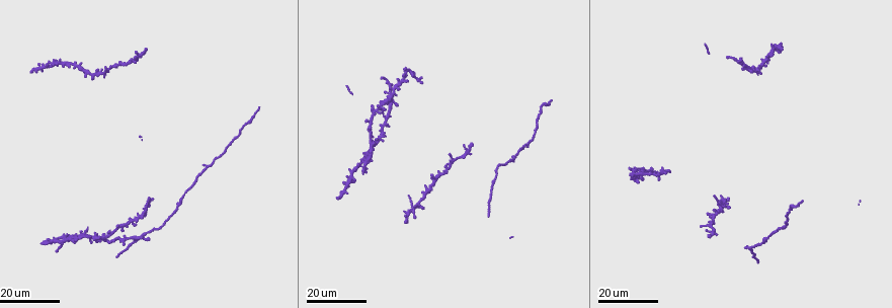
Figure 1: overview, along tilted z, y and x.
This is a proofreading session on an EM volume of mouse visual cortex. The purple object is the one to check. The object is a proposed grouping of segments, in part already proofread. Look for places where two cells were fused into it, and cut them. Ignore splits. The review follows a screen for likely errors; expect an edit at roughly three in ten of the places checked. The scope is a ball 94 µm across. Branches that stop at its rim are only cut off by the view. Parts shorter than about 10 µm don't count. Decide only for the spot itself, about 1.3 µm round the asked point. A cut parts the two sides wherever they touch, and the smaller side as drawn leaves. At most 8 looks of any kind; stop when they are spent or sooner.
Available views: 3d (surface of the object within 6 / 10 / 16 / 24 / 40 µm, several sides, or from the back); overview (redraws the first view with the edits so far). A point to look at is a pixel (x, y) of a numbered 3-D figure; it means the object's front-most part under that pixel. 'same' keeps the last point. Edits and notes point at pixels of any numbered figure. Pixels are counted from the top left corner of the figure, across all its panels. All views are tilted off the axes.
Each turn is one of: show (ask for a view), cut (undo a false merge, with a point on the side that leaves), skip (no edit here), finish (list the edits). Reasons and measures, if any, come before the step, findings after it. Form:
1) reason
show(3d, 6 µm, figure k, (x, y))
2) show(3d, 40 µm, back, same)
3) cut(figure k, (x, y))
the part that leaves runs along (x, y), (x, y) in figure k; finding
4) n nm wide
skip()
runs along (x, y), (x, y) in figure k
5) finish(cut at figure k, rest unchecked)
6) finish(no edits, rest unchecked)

looks like a crossing
show(3d, 16 µm, figure 1, (416, 206))

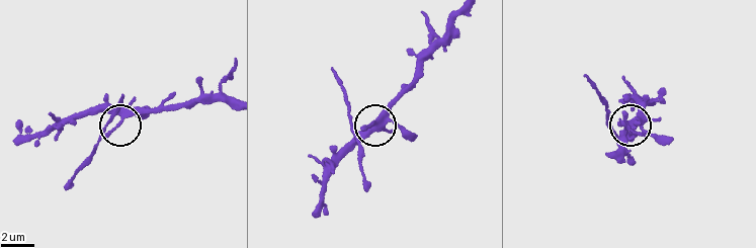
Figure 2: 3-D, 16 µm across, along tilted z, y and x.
show(3d, 10 µm, figure 2, (122, 113))

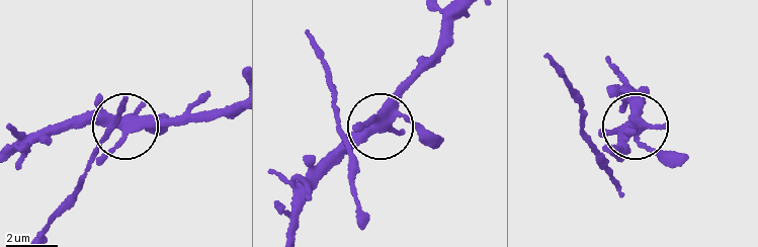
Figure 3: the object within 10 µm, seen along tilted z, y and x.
5 arms
skip()
one cell here

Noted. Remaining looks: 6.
arms run side by side
show(3d, 16 µm, figure 1, (426, 192))

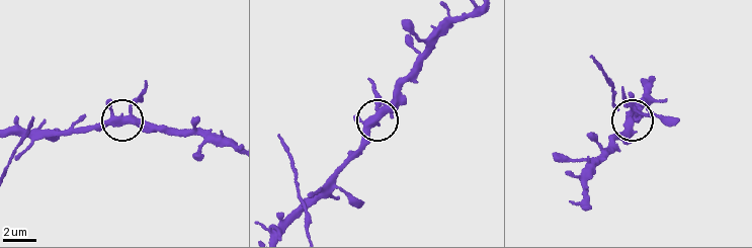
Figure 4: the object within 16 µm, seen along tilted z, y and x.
closer look
show(3d, 6 µm, figure 4, (130, 121))

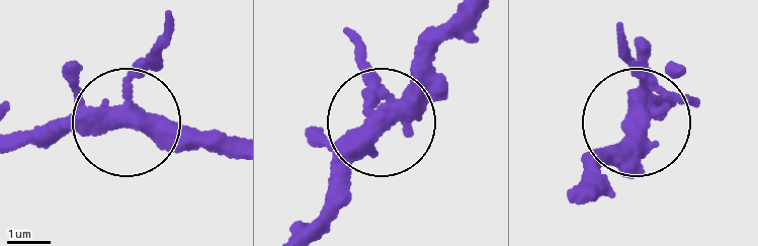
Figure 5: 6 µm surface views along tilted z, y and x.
4 arms
skip()
continuous, no second cell

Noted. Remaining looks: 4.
four or more arms meet
show(3d, 16 µm, figure 1, (744, 66))

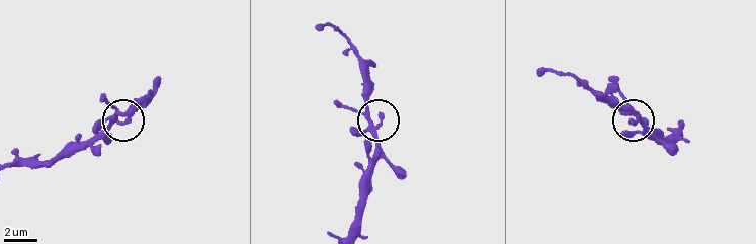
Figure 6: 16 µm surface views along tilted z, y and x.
zoom in
show(3d, 6 µm, figure 6, (376, 132))

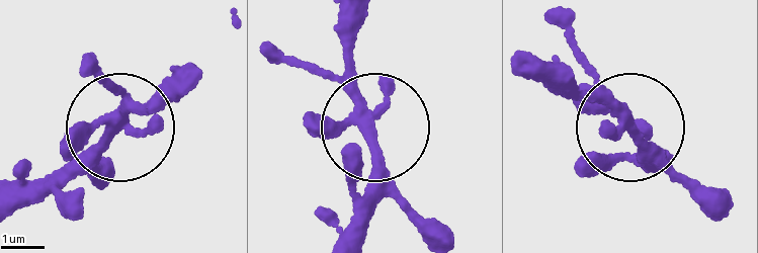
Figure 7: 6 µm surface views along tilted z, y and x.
side arm 128 µm
skip()
runs along (367, 125), (339, 18) in figure 7; one cell here

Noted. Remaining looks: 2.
small branch off a trunk
show(3d, 24 µm, figure 1, (91, 79))

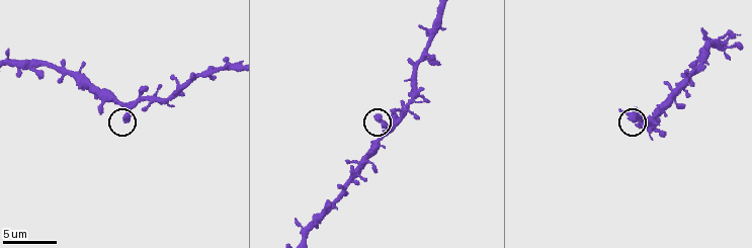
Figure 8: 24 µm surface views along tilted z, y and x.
zoom in
show(3d, 6 µm, figure 8, (383, 125))

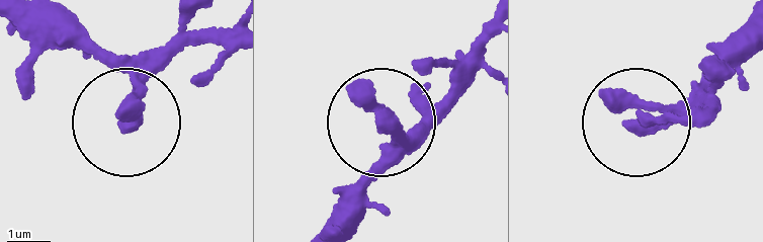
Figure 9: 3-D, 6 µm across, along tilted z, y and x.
skip()
runs along (491, 19), (440, 111), (406, 133), (385, 117) in figure 9; all the same cell

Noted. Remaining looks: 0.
finish(no edits, rest unchecked)

